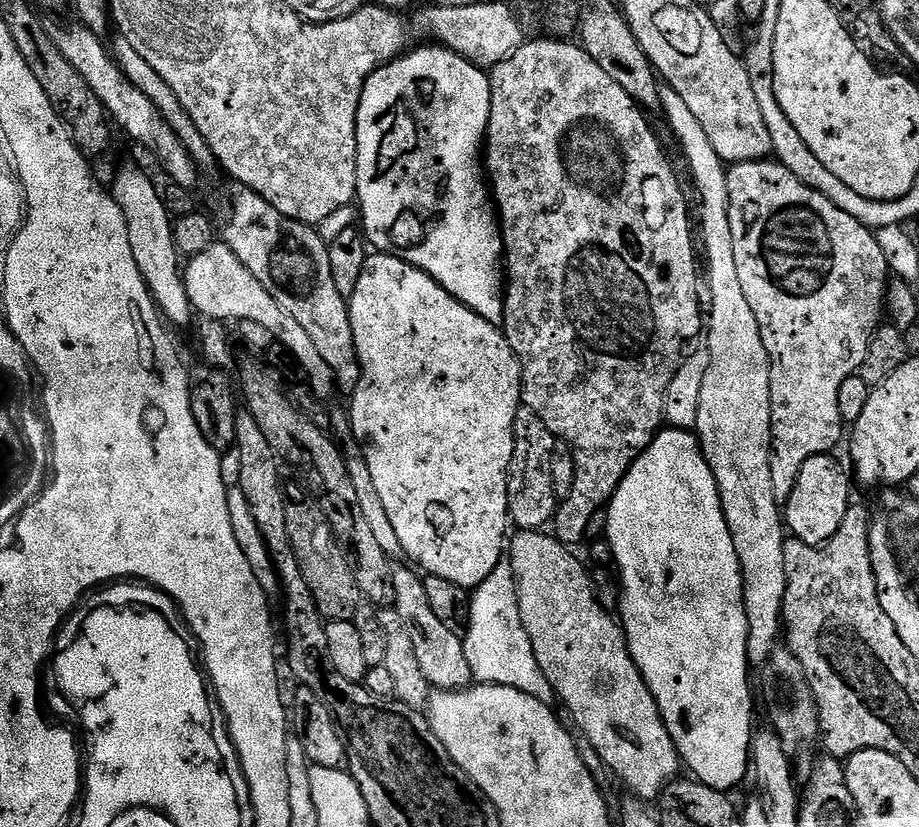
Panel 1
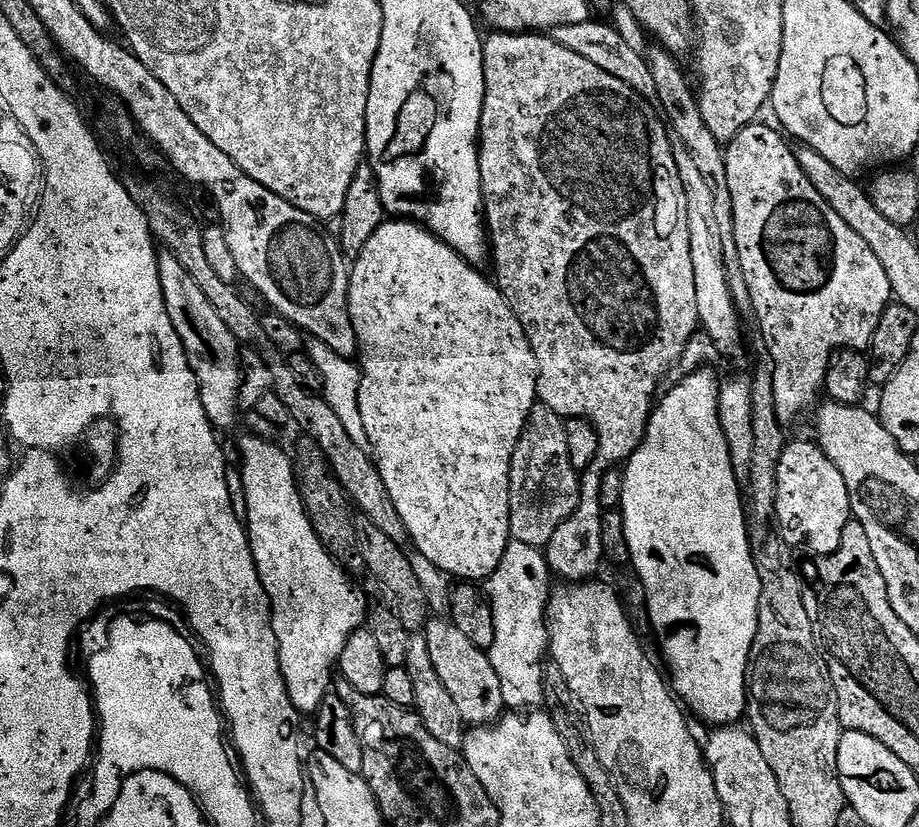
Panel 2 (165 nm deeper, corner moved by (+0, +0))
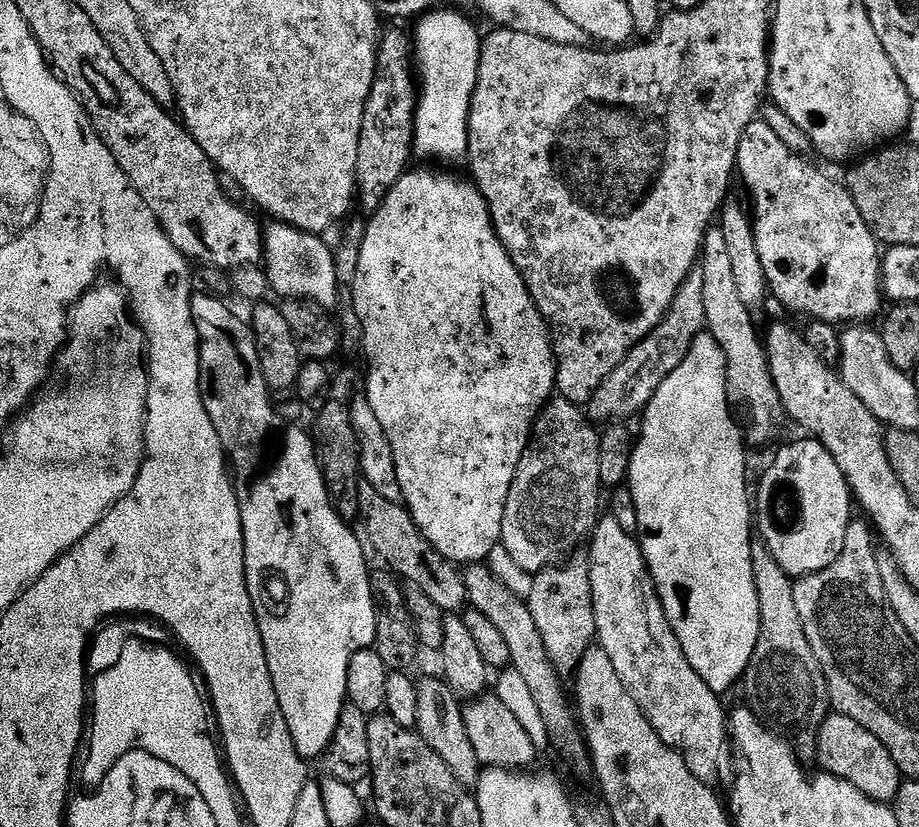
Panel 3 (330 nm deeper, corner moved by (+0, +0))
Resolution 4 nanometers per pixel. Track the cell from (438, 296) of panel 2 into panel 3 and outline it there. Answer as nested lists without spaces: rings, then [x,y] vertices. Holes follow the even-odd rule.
[[[405,172],[404,177],[386,194],[379,210],[371,213],[367,221],[362,255],[358,257],[358,274],[355,282],[350,285],[351,307],[355,308],[362,322],[362,352],[363,355],[368,355],[366,395],[370,406],[374,406],[374,415],[377,416],[378,422],[382,422],[382,430],[386,430],[386,438],[390,438],[390,450],[394,450],[403,503],[412,520],[420,527],[424,539],[429,540],[447,560],[457,566],[487,561],[487,556],[501,543],[506,498],[516,477],[518,462],[526,450],[528,438],[540,411],[553,399],[556,392],[556,349],[552,347],[552,333],[549,332],[548,324],[537,310],[535,302],[530,298],[530,290],[522,274],[514,266],[506,246],[496,233],[488,203],[476,189],[475,183],[465,180],[439,176],[436,172]]]

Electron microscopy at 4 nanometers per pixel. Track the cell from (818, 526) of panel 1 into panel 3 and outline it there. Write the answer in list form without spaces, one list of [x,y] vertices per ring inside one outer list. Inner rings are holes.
[[[803,438],[804,440],[796,440],[793,444],[788,444],[776,457],[772,460],[772,465],[764,472],[764,477],[760,480],[760,489],[755,489],[754,492],[754,524],[764,536],[768,536],[768,548],[767,551],[772,557],[784,567],[784,572],[787,576],[793,578],[803,578],[805,576],[813,576],[815,572],[821,572],[826,570],[826,566],[830,566],[837,560],[842,554],[842,546],[846,542],[846,530],[848,524],[854,519],[854,497],[852,489],[848,486],[848,479],[842,474],[842,470],[838,466],[838,462],[830,454],[830,450],[826,450],[826,446],[820,443],[819,440],[813,440],[811,438]]]

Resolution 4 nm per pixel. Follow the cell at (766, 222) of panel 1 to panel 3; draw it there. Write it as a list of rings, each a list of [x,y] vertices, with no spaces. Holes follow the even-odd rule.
[[[760,118],[753,120],[750,126],[746,126],[746,130],[742,134],[742,142],[738,146],[738,158],[736,159],[736,172],[738,173],[739,179],[740,176],[742,179],[744,179],[745,190],[748,191],[750,195],[752,195],[752,204],[750,203],[750,215],[753,219],[752,228],[756,231],[756,241],[758,242],[758,258],[762,258],[762,270],[766,270],[766,278],[768,279],[768,291],[774,297],[774,300],[776,296],[776,300],[778,303],[785,304],[785,306],[788,307],[789,310],[792,312],[801,312],[801,314],[804,315],[804,318],[811,318],[814,320],[825,320],[828,324],[834,324],[837,326],[843,325],[845,322],[848,322],[848,321],[843,322],[843,320],[848,320],[851,318],[851,316],[853,316],[853,318],[856,319],[853,320],[856,322],[871,321],[868,319],[870,319],[871,316],[874,315],[875,312],[879,310],[880,300],[882,301],[882,281],[880,278],[880,266],[882,263],[881,245],[878,243],[875,234],[868,229],[868,224],[862,218],[862,214],[858,210],[858,206],[854,202],[854,198],[848,192],[847,187],[845,187],[845,185],[841,183],[841,181],[839,184],[838,181],[831,180],[831,178],[828,177],[827,174],[824,173],[822,169],[815,168],[815,166],[812,165],[811,162],[806,159],[808,158],[805,158],[803,155],[801,155],[801,153],[792,152],[790,146],[786,146],[786,142],[782,142],[782,138],[778,138],[778,134],[774,134],[774,130],[770,130],[770,126],[768,124],[765,124],[763,119]]]

